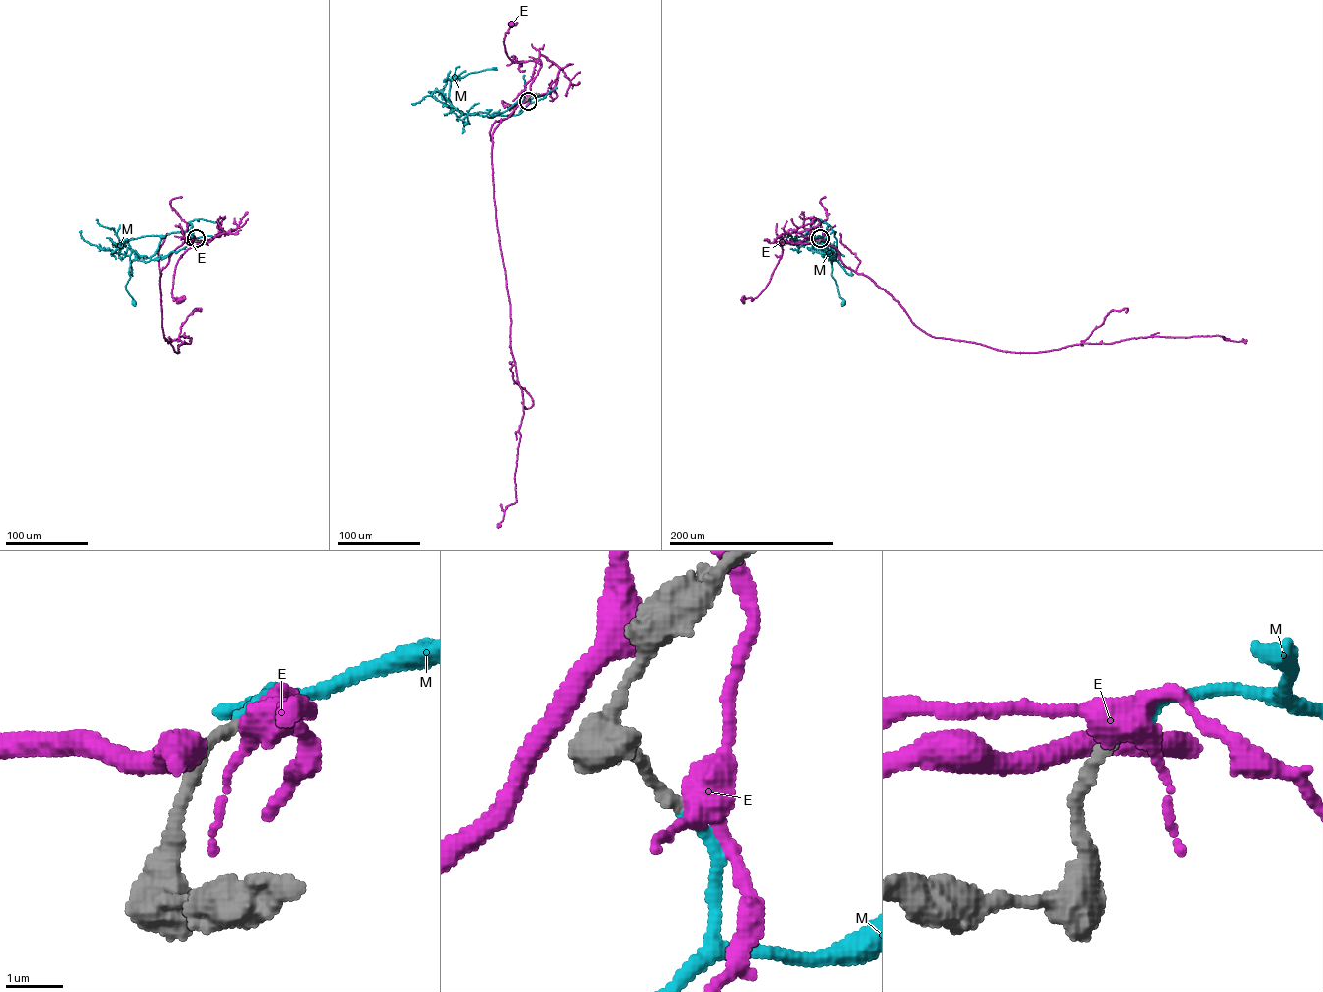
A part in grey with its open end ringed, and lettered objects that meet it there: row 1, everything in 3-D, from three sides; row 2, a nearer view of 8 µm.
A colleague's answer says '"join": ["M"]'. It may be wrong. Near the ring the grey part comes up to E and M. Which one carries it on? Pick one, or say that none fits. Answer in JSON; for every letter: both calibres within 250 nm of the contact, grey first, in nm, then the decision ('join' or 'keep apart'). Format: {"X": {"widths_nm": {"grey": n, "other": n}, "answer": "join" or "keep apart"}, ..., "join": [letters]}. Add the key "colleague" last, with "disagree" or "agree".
{"E": {"widths_nm": {"grey": 200, "other": 380}, "answer": "keep apart"}, "M": {"widths_nm": {"grey": 200, "other": 240}, "answer": "join"}, "join": ["M"], "colleague": "agree"}

